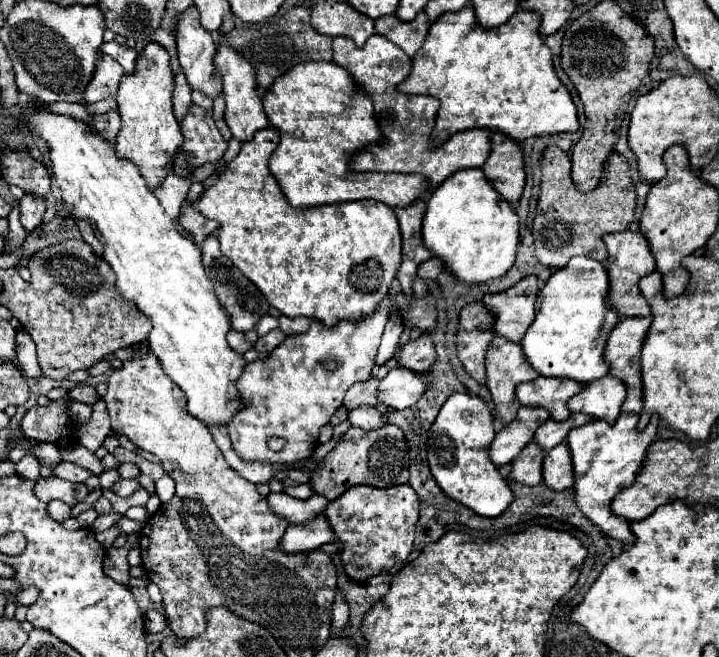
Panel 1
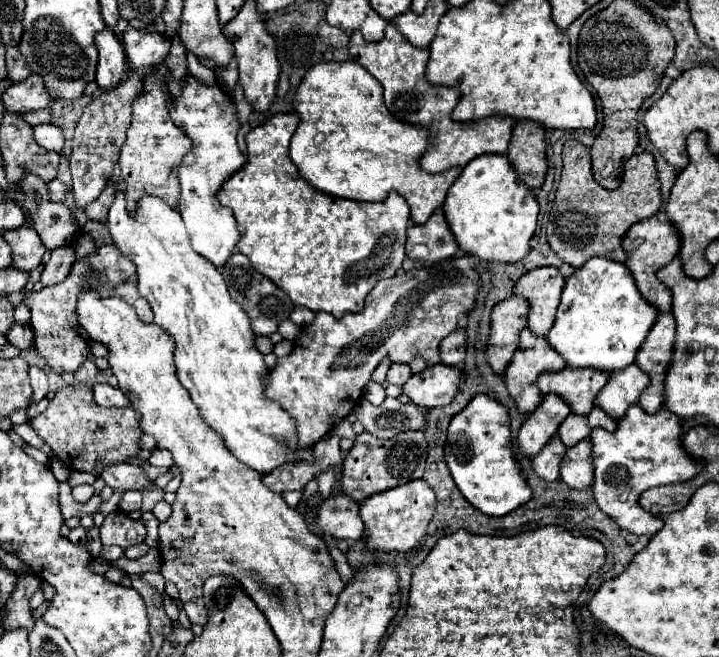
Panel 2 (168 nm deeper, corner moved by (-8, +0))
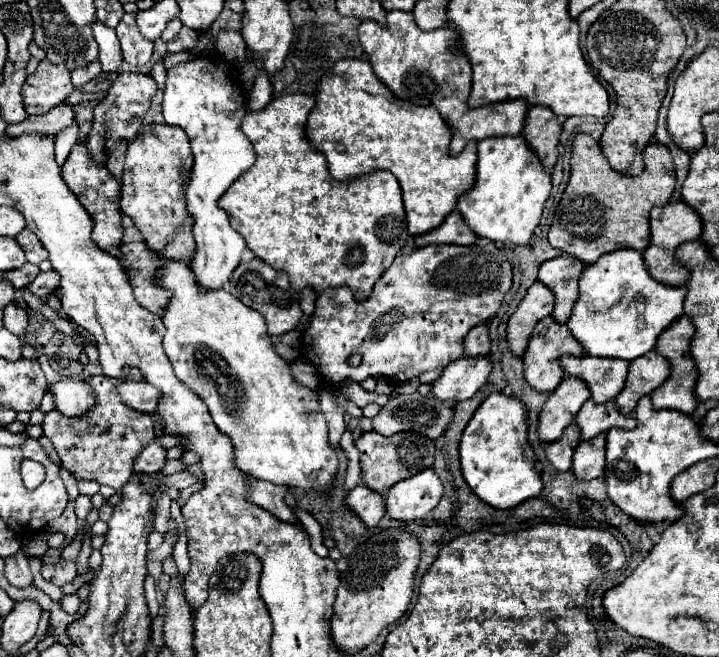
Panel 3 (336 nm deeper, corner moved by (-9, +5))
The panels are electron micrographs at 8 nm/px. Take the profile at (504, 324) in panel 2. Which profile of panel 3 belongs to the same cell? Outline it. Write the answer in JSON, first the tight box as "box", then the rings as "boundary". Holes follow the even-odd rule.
{"box":[506,282,552,356],"boundary":[[[534,282],[506,324],[506,342],[512,354],[516,356],[524,354],[532,328],[536,326],[538,320],[550,316],[550,312],[552,312],[552,292],[548,292],[544,284]]]}

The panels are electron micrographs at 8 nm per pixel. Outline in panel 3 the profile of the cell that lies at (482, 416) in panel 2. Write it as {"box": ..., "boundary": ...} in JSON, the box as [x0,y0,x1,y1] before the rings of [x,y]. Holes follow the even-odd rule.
{"box":[458,392,542,508],"boundary":[[[502,392],[490,394],[474,412],[458,446],[462,476],[472,492],[492,508],[514,508],[542,492],[542,480],[534,470],[534,452],[526,438],[524,404]]]}

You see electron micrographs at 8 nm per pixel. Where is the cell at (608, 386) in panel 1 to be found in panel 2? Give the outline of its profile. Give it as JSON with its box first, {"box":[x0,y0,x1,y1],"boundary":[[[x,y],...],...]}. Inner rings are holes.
{"box":[595,363,649,421],"boundary":[[[633,363],[619,373],[611,373],[607,385],[597,395],[595,405],[601,407],[609,417],[619,421],[621,417],[625,417],[627,409],[637,403],[639,395],[645,391],[647,385],[649,375]]]}

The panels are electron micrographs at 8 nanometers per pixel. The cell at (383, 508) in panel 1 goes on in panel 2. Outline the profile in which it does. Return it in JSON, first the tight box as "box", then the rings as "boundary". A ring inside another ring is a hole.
{"box":[361,481,435,553],"boundary":[[[411,481],[399,485],[391,491],[383,491],[379,495],[371,495],[361,503],[361,519],[365,523],[365,541],[369,551],[379,553],[395,553],[395,551],[409,551],[413,549],[419,539],[425,535],[427,525],[435,513],[435,491],[423,481]]]}

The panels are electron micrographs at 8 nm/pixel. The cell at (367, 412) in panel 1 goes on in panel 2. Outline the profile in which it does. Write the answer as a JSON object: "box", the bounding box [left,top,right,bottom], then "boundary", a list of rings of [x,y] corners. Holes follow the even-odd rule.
{"box":[355,397,427,439],"boundary":[[[387,397],[379,407],[361,399],[355,405],[355,413],[365,431],[381,439],[391,439],[403,431],[423,431],[427,415],[419,405],[391,397]]]}

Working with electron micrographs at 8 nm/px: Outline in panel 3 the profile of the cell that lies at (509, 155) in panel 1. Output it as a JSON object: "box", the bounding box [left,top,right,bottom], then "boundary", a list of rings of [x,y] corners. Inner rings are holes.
{"box":[522,106,562,170],"boundary":[[[530,106],[522,136],[532,148],[532,152],[540,158],[546,170],[552,170],[558,160],[560,132],[562,132],[560,118],[556,118],[556,114],[550,108]]]}

